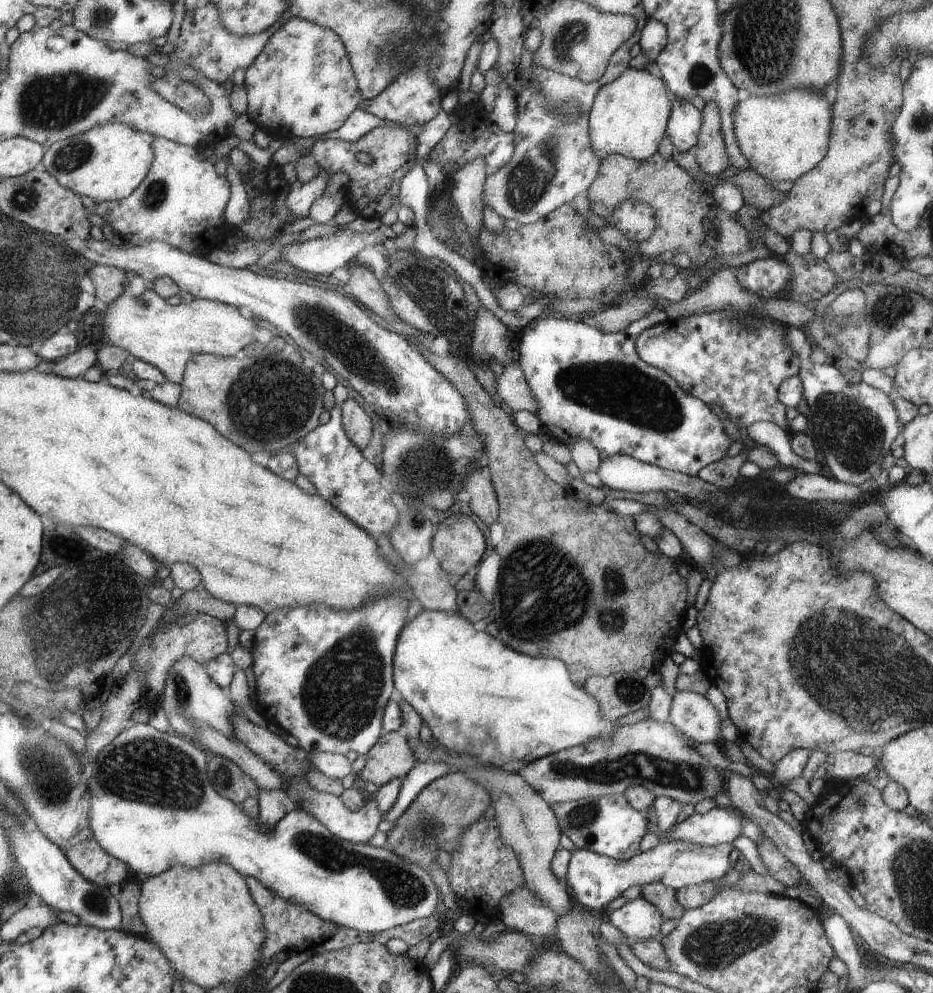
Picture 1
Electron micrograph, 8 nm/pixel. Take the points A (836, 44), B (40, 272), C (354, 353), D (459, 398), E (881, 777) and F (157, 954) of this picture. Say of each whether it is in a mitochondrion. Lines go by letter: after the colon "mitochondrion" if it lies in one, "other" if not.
A: other
B: mitochondrion
C: mitochondrion
D: other
E: other
F: other

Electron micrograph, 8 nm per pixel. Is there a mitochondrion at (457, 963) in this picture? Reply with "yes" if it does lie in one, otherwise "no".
no

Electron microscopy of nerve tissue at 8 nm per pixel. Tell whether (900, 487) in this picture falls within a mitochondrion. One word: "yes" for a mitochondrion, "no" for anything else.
no

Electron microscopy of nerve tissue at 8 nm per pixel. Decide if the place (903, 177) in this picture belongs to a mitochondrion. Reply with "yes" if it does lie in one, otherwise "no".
no

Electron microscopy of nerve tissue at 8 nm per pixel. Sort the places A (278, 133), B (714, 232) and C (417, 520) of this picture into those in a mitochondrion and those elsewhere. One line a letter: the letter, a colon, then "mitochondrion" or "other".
A: other
B: other
C: mitochondrion

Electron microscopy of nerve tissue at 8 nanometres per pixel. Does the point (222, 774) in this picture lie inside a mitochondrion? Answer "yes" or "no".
yes

